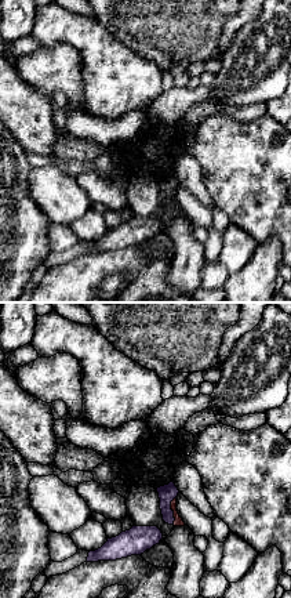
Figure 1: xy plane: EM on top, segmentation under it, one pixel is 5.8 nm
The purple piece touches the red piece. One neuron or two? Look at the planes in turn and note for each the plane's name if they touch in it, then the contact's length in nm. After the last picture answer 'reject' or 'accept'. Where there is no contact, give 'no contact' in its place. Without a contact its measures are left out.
xy | 160 nm

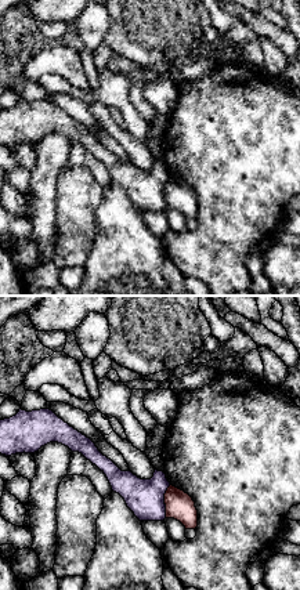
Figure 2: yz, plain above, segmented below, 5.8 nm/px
yz | 190 nm

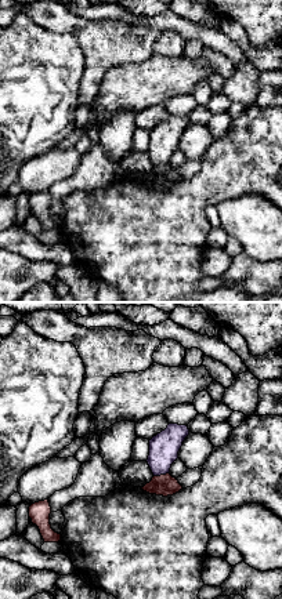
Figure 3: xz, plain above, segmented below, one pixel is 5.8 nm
xz | 90 nm

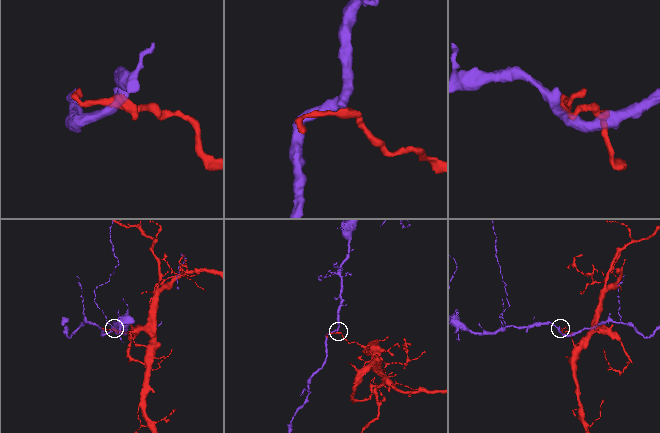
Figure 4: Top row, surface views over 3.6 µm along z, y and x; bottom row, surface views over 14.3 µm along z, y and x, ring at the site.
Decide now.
reject

